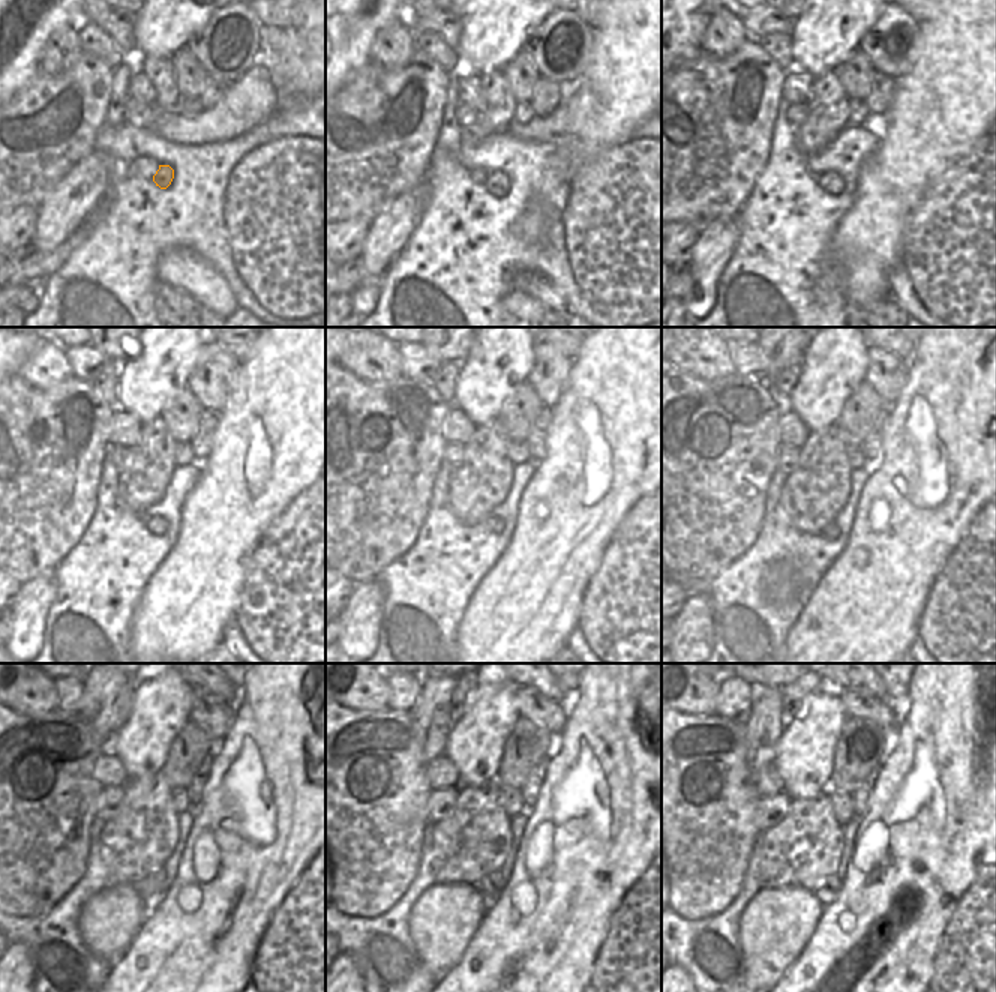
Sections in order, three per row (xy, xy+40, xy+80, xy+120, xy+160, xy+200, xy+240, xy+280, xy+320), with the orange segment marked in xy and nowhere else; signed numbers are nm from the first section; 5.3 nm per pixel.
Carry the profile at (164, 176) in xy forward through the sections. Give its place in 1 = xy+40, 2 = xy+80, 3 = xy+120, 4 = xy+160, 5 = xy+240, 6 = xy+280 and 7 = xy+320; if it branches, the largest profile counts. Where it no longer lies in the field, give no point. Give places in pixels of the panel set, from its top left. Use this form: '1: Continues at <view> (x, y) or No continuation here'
1: Continues at xy+40 (497, 183)
2: Continues at xy+80 (831, 183)
3: Continues at xy+120 (155, 524)
4: Continues at xy+160 (494, 526)
5: Continues at xy+240 (159, 875)
6: Continues at xy+280 (491, 886)
7: Continues at xy+320 (828, 890)

